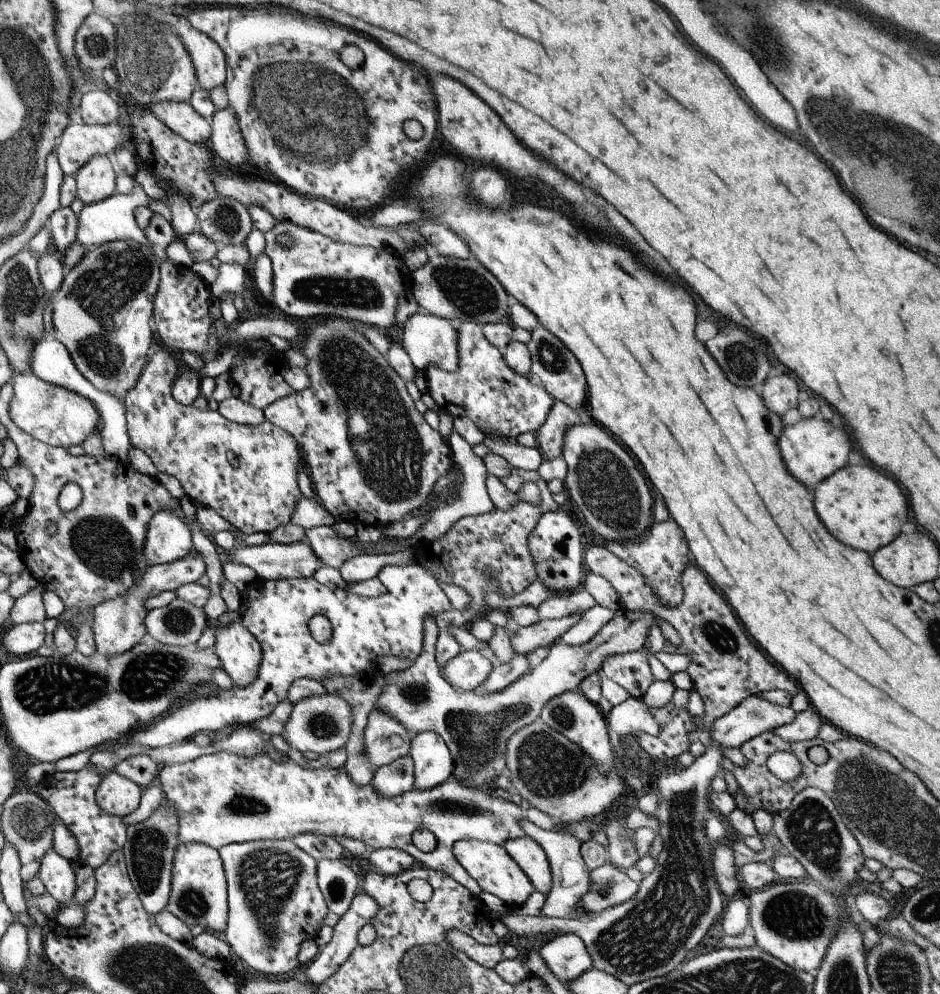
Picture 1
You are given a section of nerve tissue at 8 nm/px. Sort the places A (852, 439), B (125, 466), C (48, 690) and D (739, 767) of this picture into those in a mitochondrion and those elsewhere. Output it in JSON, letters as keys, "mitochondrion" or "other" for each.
{"A":"other","B":"other","C":"mitochondrion","D":"other"}

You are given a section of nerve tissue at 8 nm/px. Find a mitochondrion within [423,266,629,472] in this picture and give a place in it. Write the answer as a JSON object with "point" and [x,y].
{"point":[551,357]}

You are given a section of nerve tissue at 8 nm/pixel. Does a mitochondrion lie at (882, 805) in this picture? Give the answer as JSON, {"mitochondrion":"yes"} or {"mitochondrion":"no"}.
{"mitochondrion":"yes"}

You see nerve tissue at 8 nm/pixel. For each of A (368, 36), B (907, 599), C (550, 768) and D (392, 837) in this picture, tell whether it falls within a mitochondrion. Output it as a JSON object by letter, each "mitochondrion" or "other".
{"A":"other","B":"other","C":"mitochondrion","D":"other"}

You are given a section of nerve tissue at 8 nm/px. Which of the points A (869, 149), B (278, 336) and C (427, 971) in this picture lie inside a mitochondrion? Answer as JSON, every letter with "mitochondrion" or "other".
{"A":"mitochondrion","B":"other","C":"mitochondrion"}

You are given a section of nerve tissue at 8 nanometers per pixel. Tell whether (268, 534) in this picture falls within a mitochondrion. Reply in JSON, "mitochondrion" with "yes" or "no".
{"mitochondrion":"no"}

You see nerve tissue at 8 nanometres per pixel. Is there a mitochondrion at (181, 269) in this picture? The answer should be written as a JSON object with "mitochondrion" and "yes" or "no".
{"mitochondrion":"no"}

